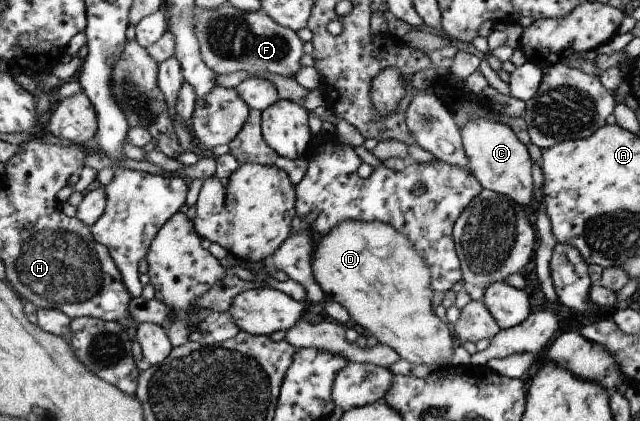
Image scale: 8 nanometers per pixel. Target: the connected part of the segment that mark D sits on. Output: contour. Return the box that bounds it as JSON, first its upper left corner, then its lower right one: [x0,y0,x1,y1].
[310,221,456,368]

